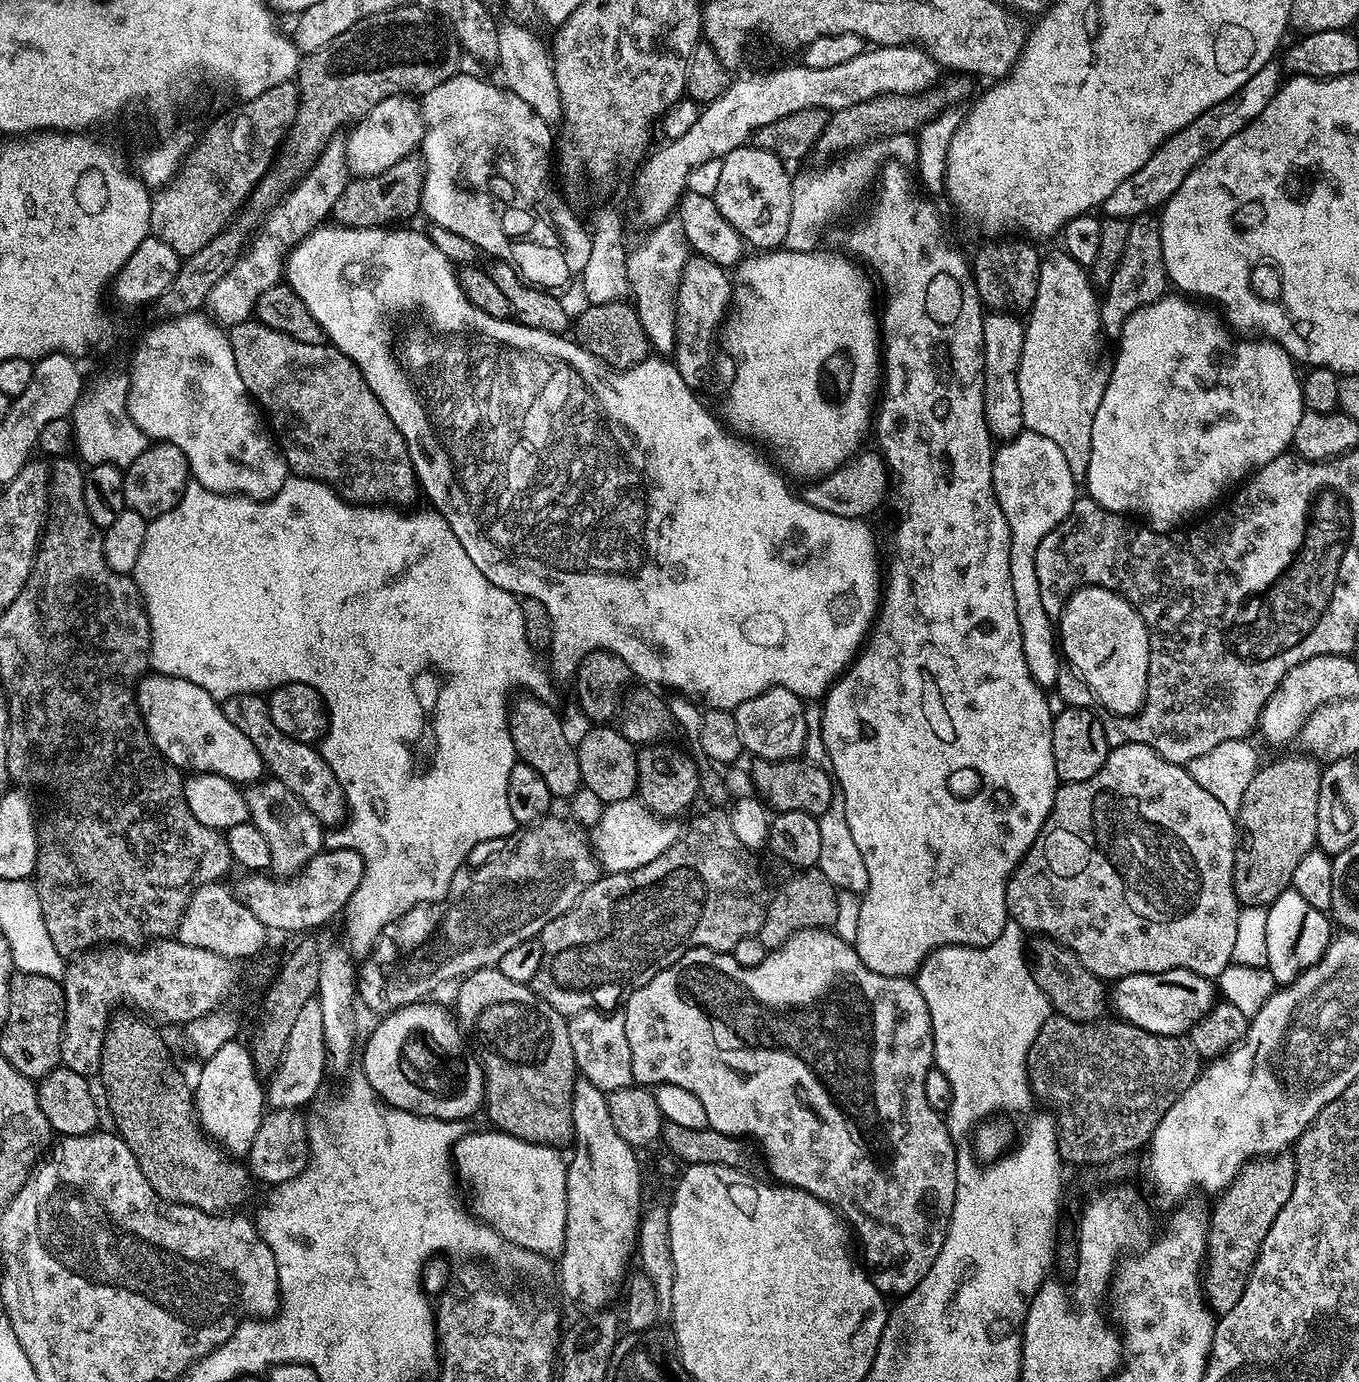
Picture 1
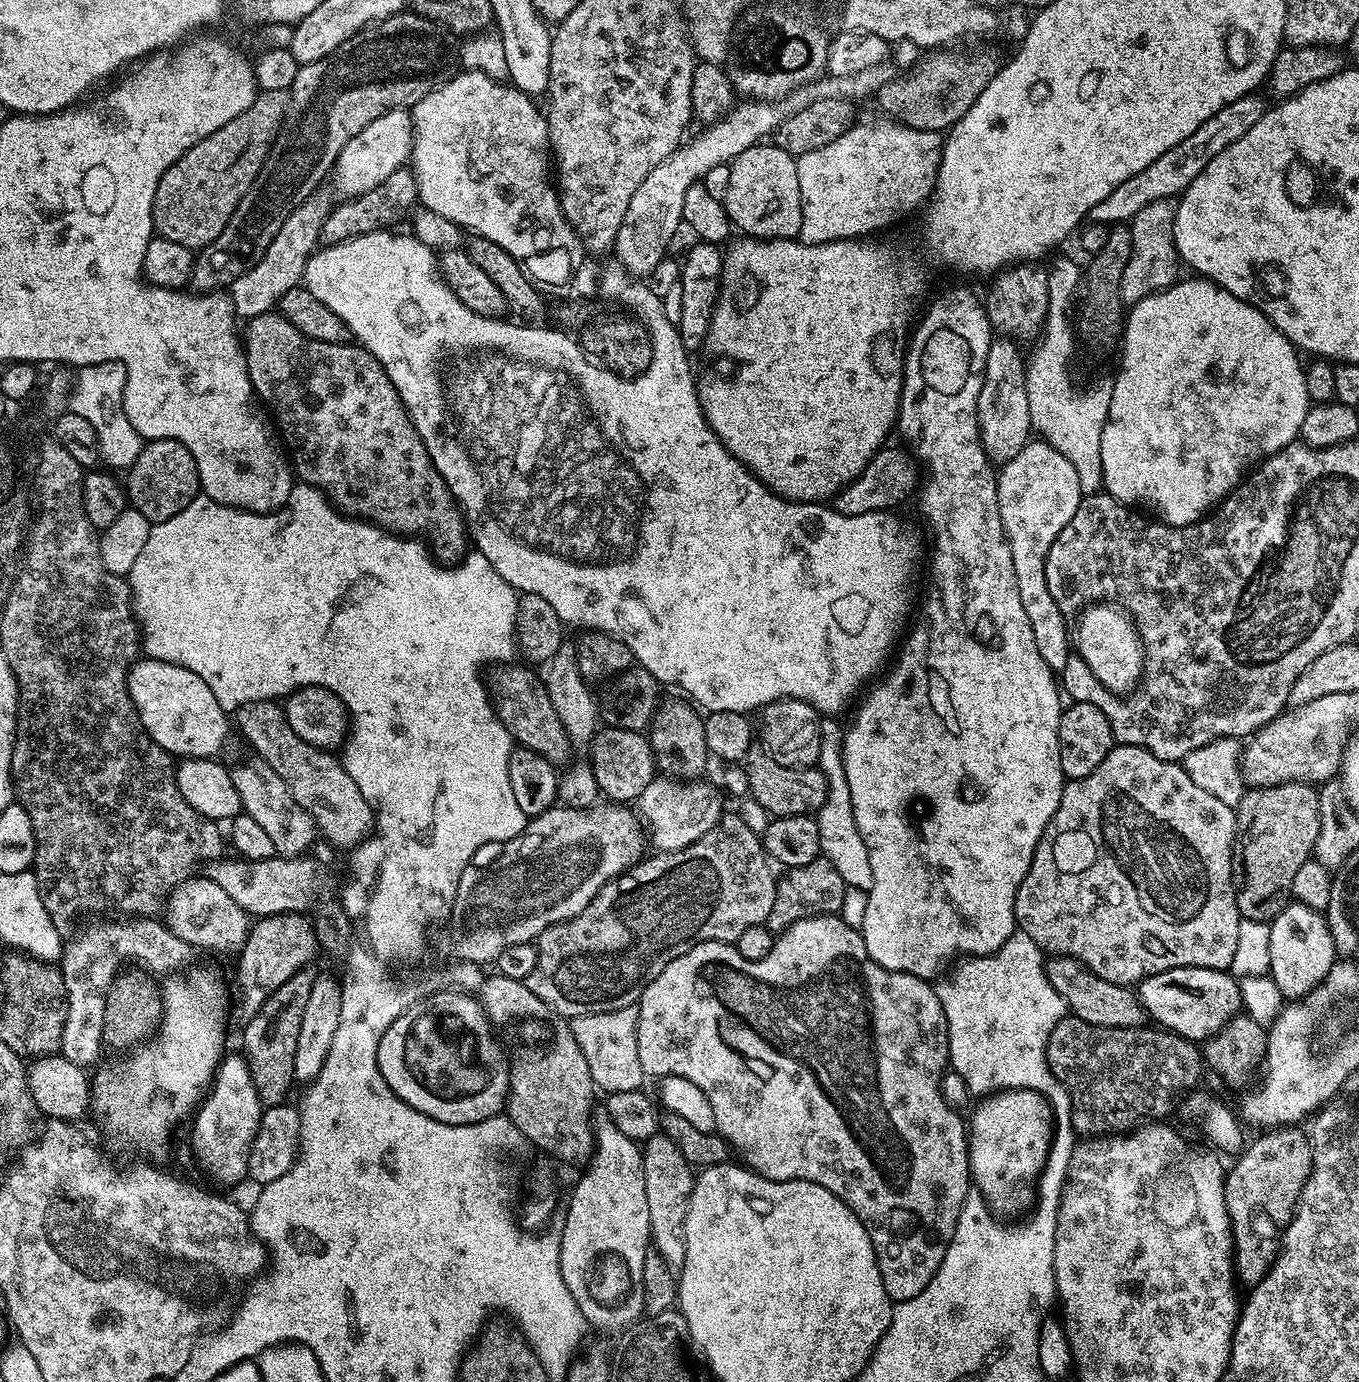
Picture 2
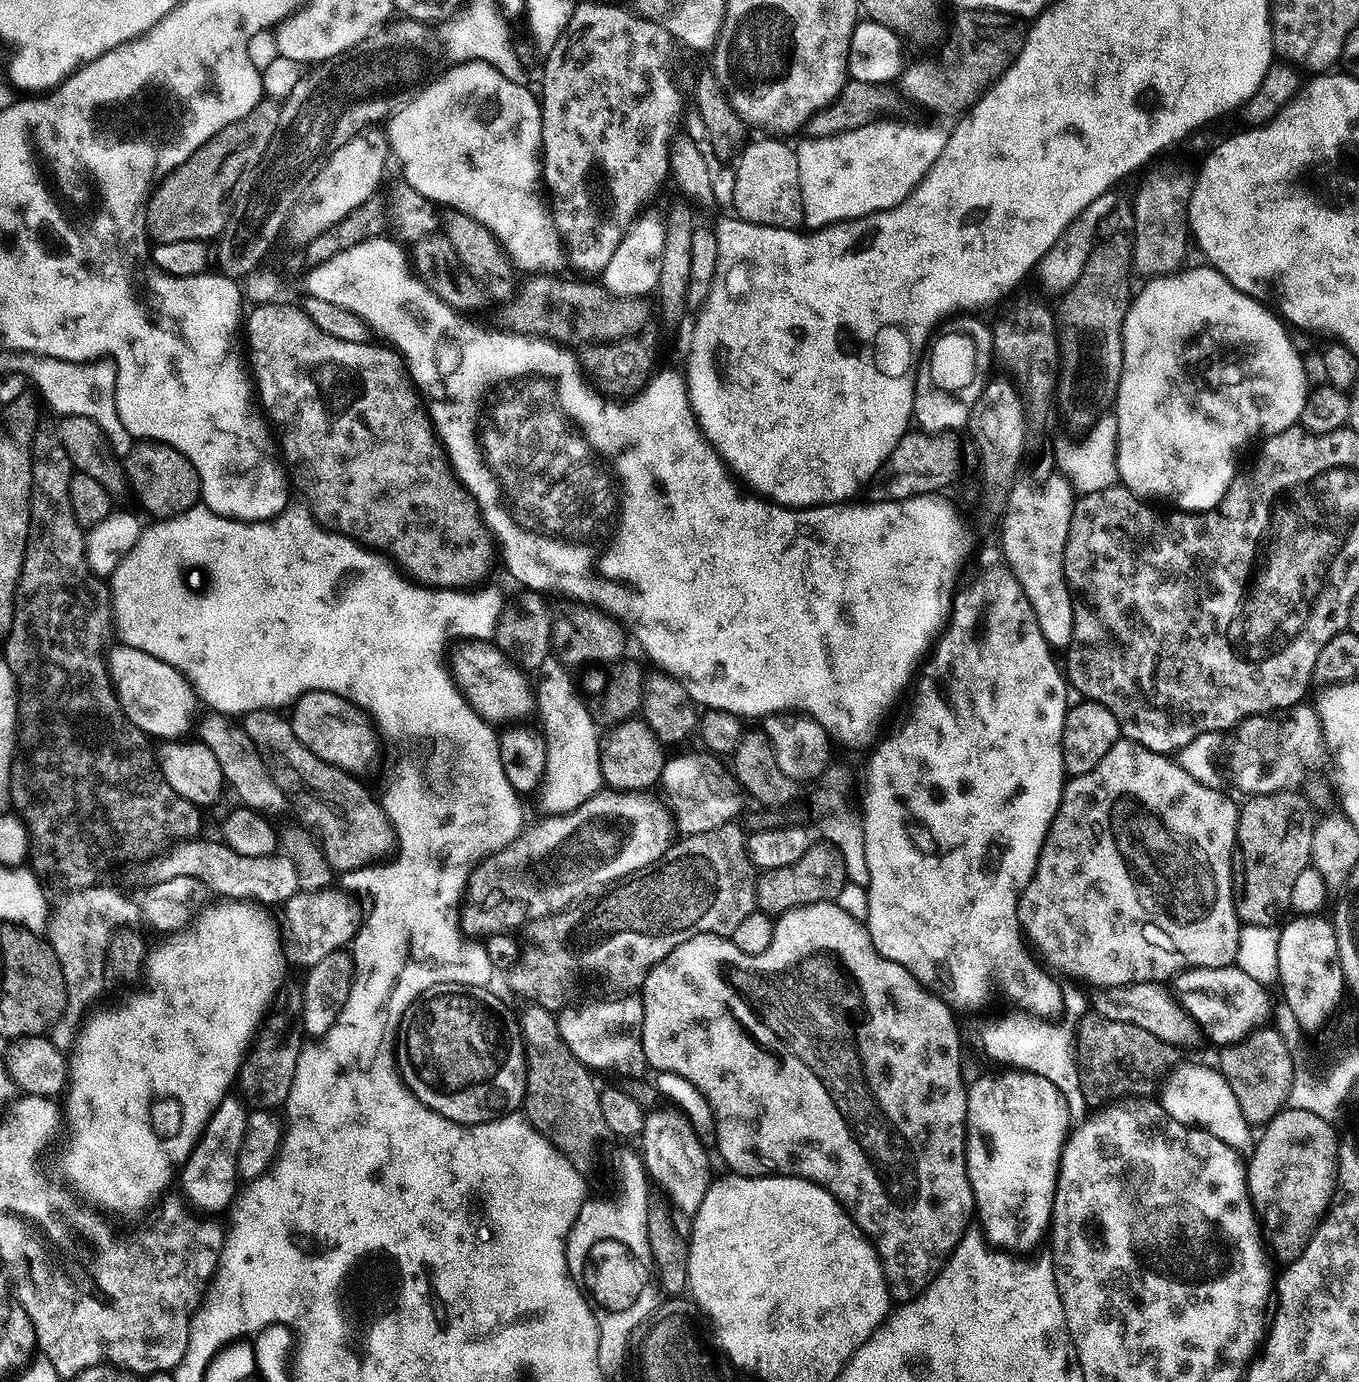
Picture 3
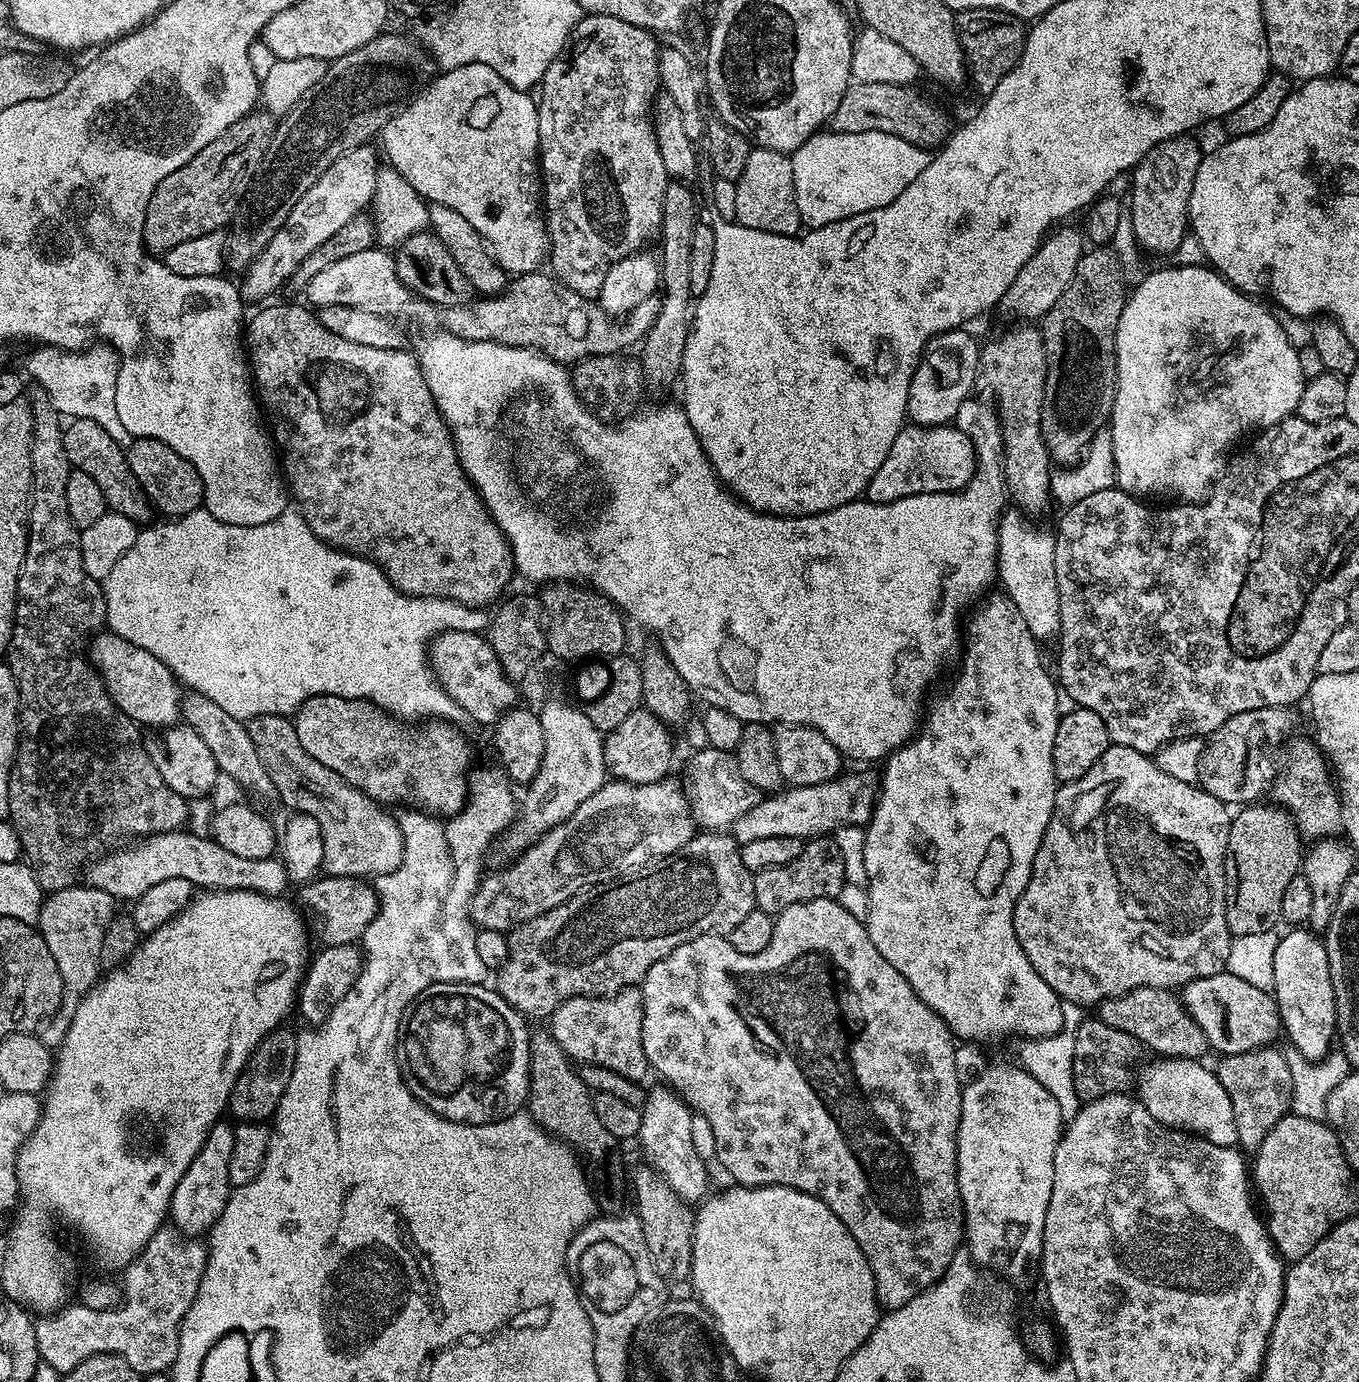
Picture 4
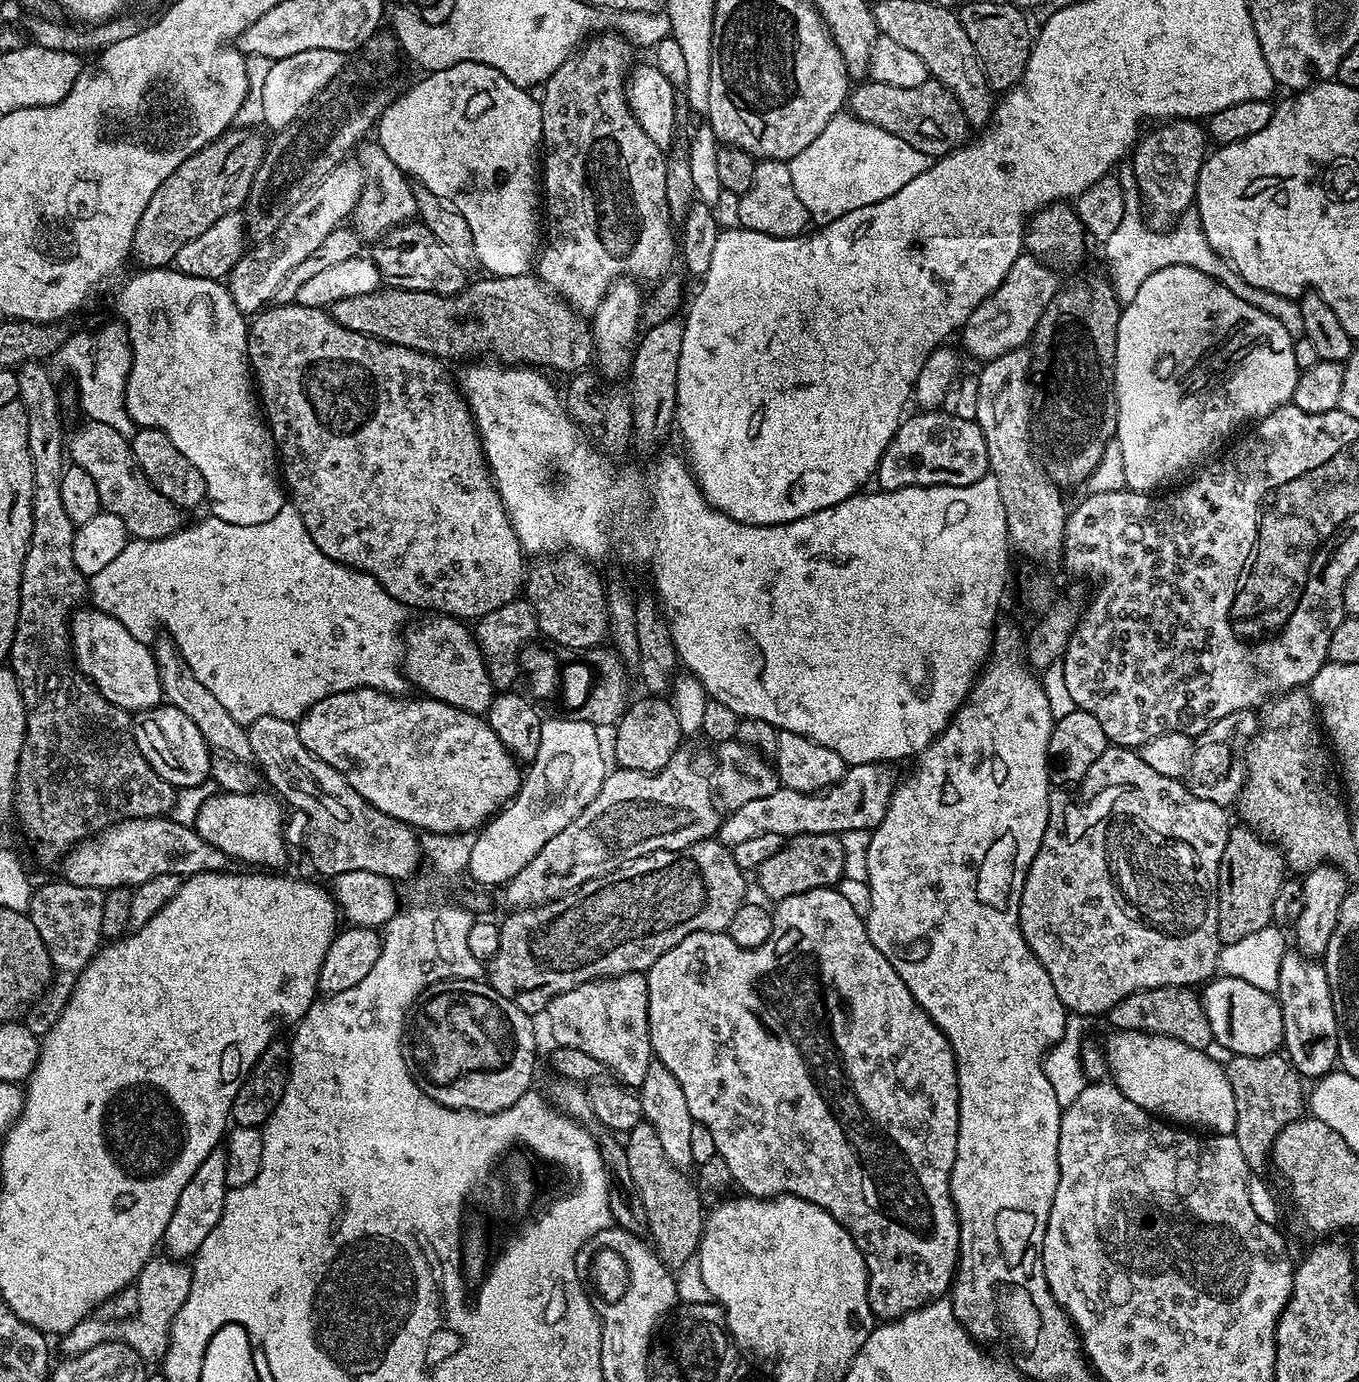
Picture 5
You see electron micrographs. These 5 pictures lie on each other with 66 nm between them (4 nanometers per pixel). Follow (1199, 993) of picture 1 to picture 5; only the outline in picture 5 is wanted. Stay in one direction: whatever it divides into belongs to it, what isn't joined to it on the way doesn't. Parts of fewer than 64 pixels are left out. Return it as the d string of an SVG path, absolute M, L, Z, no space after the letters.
M1220 974L1203 985L1202 999L1206 1018L1210 1020L1213 1041L1217 1045L1221 1044L1228 1054L1232 1056L1275 1056L1283 1049L1282 1010L1279 999L1273 993L1258 990L1258 986L1250 986L1250 982L1242 982L1242 978Z

